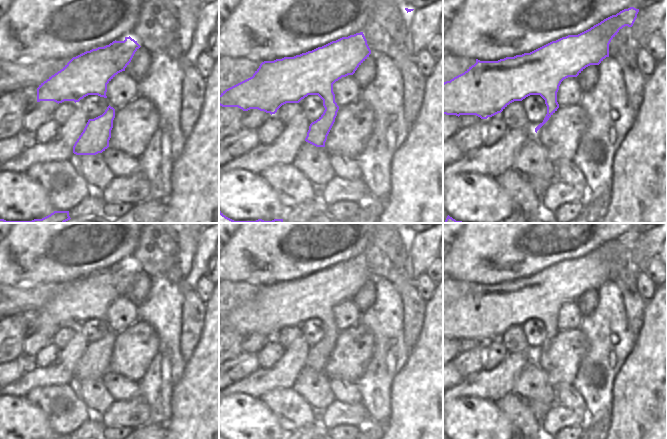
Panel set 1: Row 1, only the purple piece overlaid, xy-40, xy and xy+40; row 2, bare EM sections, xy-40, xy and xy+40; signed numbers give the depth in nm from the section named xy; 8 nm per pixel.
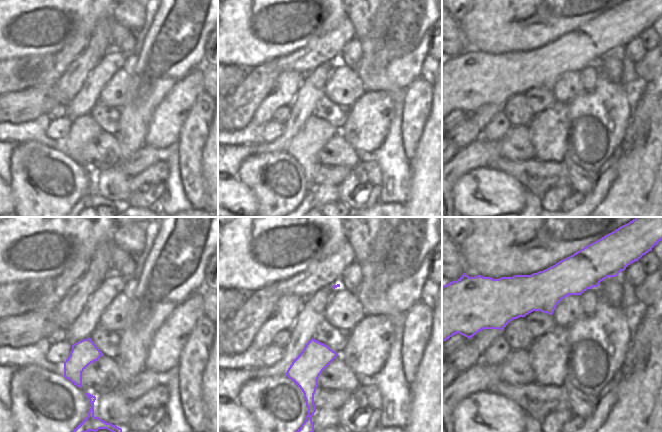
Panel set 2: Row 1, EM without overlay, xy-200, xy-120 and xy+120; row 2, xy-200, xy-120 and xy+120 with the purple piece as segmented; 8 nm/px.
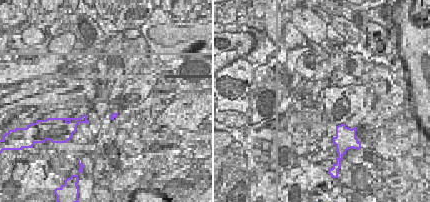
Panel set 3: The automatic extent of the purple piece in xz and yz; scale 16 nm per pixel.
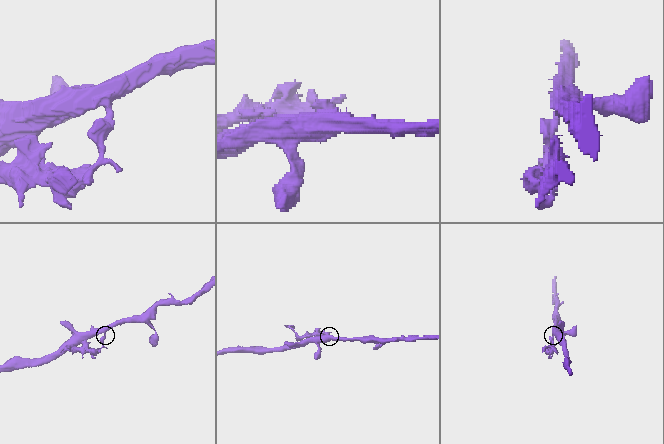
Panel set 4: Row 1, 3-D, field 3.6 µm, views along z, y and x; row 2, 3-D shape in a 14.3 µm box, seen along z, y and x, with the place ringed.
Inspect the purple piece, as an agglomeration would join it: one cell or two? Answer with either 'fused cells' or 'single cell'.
single cell

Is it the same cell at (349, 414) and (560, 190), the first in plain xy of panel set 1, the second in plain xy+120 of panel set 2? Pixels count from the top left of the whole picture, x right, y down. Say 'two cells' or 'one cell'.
one cell

